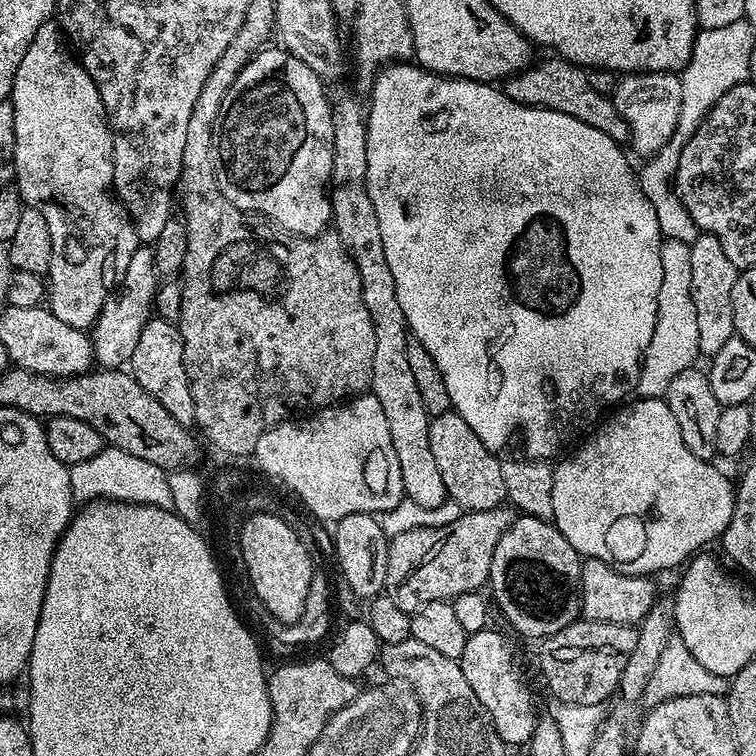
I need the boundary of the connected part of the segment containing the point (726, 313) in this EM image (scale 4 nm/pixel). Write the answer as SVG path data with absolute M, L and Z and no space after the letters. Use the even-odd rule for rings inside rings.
M701 234L691 245L690 290L694 298L694 314L698 314L698 346L705 357L711 358L734 335L732 291L738 269L730 258L726 258L718 238Z

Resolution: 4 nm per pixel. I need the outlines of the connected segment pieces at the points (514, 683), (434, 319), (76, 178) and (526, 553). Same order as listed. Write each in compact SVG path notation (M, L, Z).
M487 626L476 633L468 634L466 647L463 648L459 659L460 669L462 674L466 674L466 682L470 685L470 690L474 690L478 702L486 706L494 722L494 730L498 730L498 738L502 738L502 742L509 746L524 746L536 729L536 700L520 677L520 668L516 665L511 642L493 628Z
M393 62L379 69L374 79L376 81L372 84L372 105L366 108L368 125L366 190L370 202L374 202L374 214L378 218L378 227L382 229L382 250L386 250L386 266L390 266L390 274L394 274L394 290L398 294L398 306L402 306L402 314L408 323L408 331L417 342L426 346L426 350L430 350L430 358L434 358L442 374L442 382L446 382L446 390L450 394L452 408L462 418L466 418L470 430L474 430L474 434L482 438L482 446L486 446L494 453L499 453L500 448L506 447L511 442L512 435L520 432L521 438L524 439L523 455L525 457L539 461L551 461L551 456L561 455L560 447L563 446L564 440L570 439L575 434L576 428L584 428L587 424L592 423L595 425L605 413L615 409L625 399L623 396L628 391L636 388L640 377L640 361L644 359L644 351L646 346L650 346L650 338L654 334L656 311L658 310L658 290L662 290L662 254L660 253L662 237L658 226L658 214L654 214L654 206L646 202L646 194L642 194L640 189L637 169L635 167L632 169L628 165L628 160L624 157L623 150L620 149L623 147L606 134L602 134L602 130L594 130L594 126L586 126L586 122L578 122L578 118L570 118L570 114L558 114L554 110L531 108L525 104L519 104L491 83L438 76L415 62Z
M50 19L42 26L38 26L38 34L34 34L34 42L30 42L30 50L26 50L26 54L14 74L10 99L14 106L14 134L16 135L12 159L10 161L16 167L14 184L15 187L19 188L20 197L24 199L25 205L38 210L38 214L42 214L42 218L46 218L46 226L50 226L52 261L46 273L46 284L50 289L46 296L47 303L50 305L54 315L62 318L62 322L66 322L66 326L74 326L81 330L91 329L97 318L99 318L108 297L112 295L114 289L124 279L126 270L130 266L130 258L134 258L134 254L136 253L138 241L136 231L132 225L132 218L125 210L124 205L120 203L112 187L112 179L114 178L114 158L112 157L113 131L108 123L108 112L104 109L104 103L102 102L100 91L94 82L94 78L90 78L88 71L80 65L79 59L70 51L69 45L66 43L66 37L55 19Z
M517 515L506 534L498 538L498 546L494 546L488 575L491 599L494 604L496 599L497 606L518 635L543 642L547 636L558 634L558 630L581 619L579 603L556 604L567 596L577 595L581 563L580 553L566 542L555 523L531 515Z

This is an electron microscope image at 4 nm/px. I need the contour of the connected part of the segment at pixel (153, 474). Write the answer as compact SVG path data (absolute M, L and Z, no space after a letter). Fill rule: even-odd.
M111 446L104 447L94 458L71 465L70 490L73 501L91 502L94 500L123 500L126 504L149 504L159 508L171 509L174 497L170 495L168 472L154 466L154 462L145 462Z

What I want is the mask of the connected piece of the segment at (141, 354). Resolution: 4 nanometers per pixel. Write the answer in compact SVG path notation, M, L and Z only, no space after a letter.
M149 318L146 326L142 326L142 335L138 338L138 346L134 346L134 354L130 361L132 377L174 418L179 424L192 426L196 423L194 414L194 394L192 383L186 374L184 365L184 343L179 327L173 321Z

